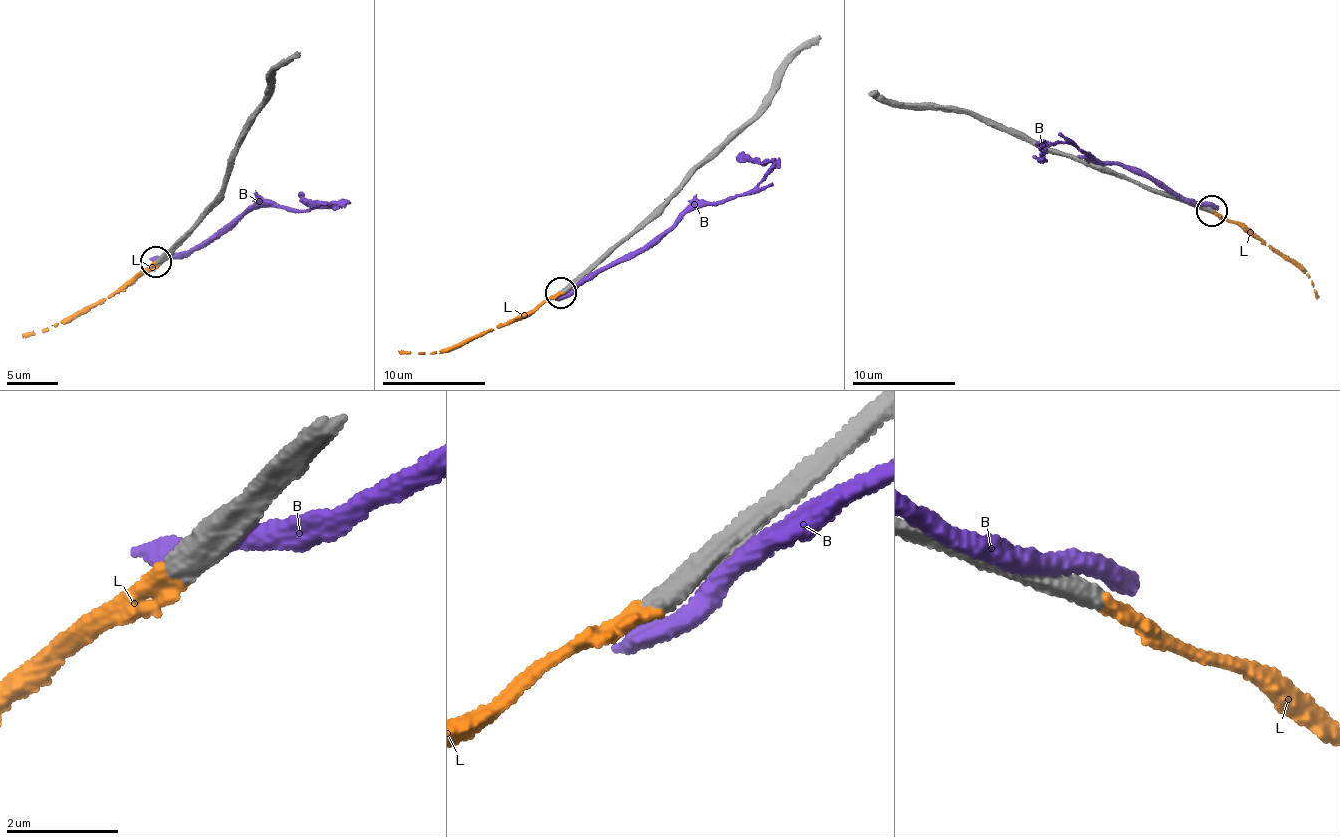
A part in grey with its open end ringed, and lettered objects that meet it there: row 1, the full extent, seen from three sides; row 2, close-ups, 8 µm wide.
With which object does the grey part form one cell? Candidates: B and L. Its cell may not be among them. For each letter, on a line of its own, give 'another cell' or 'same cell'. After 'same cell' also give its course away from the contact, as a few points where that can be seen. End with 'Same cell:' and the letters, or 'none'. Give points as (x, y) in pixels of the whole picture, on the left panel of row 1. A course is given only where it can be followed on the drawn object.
B: another cell
L: same cell | via (158, 263), (136, 273), (115, 294), (85, 306), (71, 318), (23, 338)
Same cell: L

